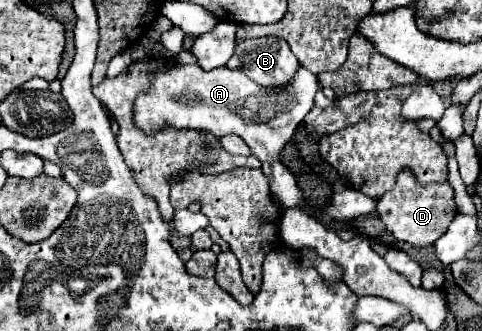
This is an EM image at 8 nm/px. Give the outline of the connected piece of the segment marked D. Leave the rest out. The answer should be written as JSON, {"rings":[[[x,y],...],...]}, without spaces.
{"rings":[[[401,175],[397,185],[377,201],[377,213],[385,223],[385,229],[389,229],[395,235],[395,239],[417,247],[427,247],[433,245],[447,231],[449,223],[457,213],[457,207],[449,183],[421,187],[415,185],[415,181],[409,175]]]}

